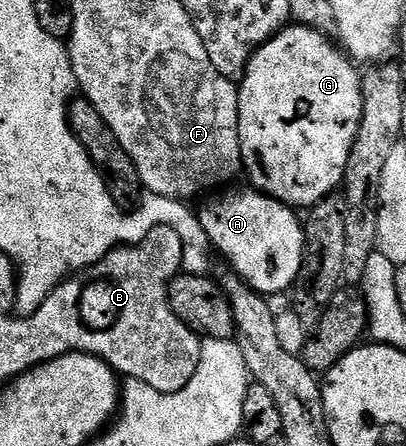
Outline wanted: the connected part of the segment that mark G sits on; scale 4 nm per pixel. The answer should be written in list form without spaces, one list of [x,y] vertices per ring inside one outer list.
[[[289,25],[278,32],[270,41],[266,41],[252,55],[248,69],[244,72],[238,83],[240,100],[238,101],[238,133],[240,134],[240,156],[244,162],[243,174],[255,190],[279,203],[287,203],[293,209],[307,209],[313,207],[318,201],[329,198],[332,191],[341,186],[346,173],[346,161],[350,161],[350,149],[354,145],[354,137],[358,137],[358,125],[362,121],[362,89],[360,88],[361,72],[357,64],[329,36],[323,35],[312,27],[303,25]]]

